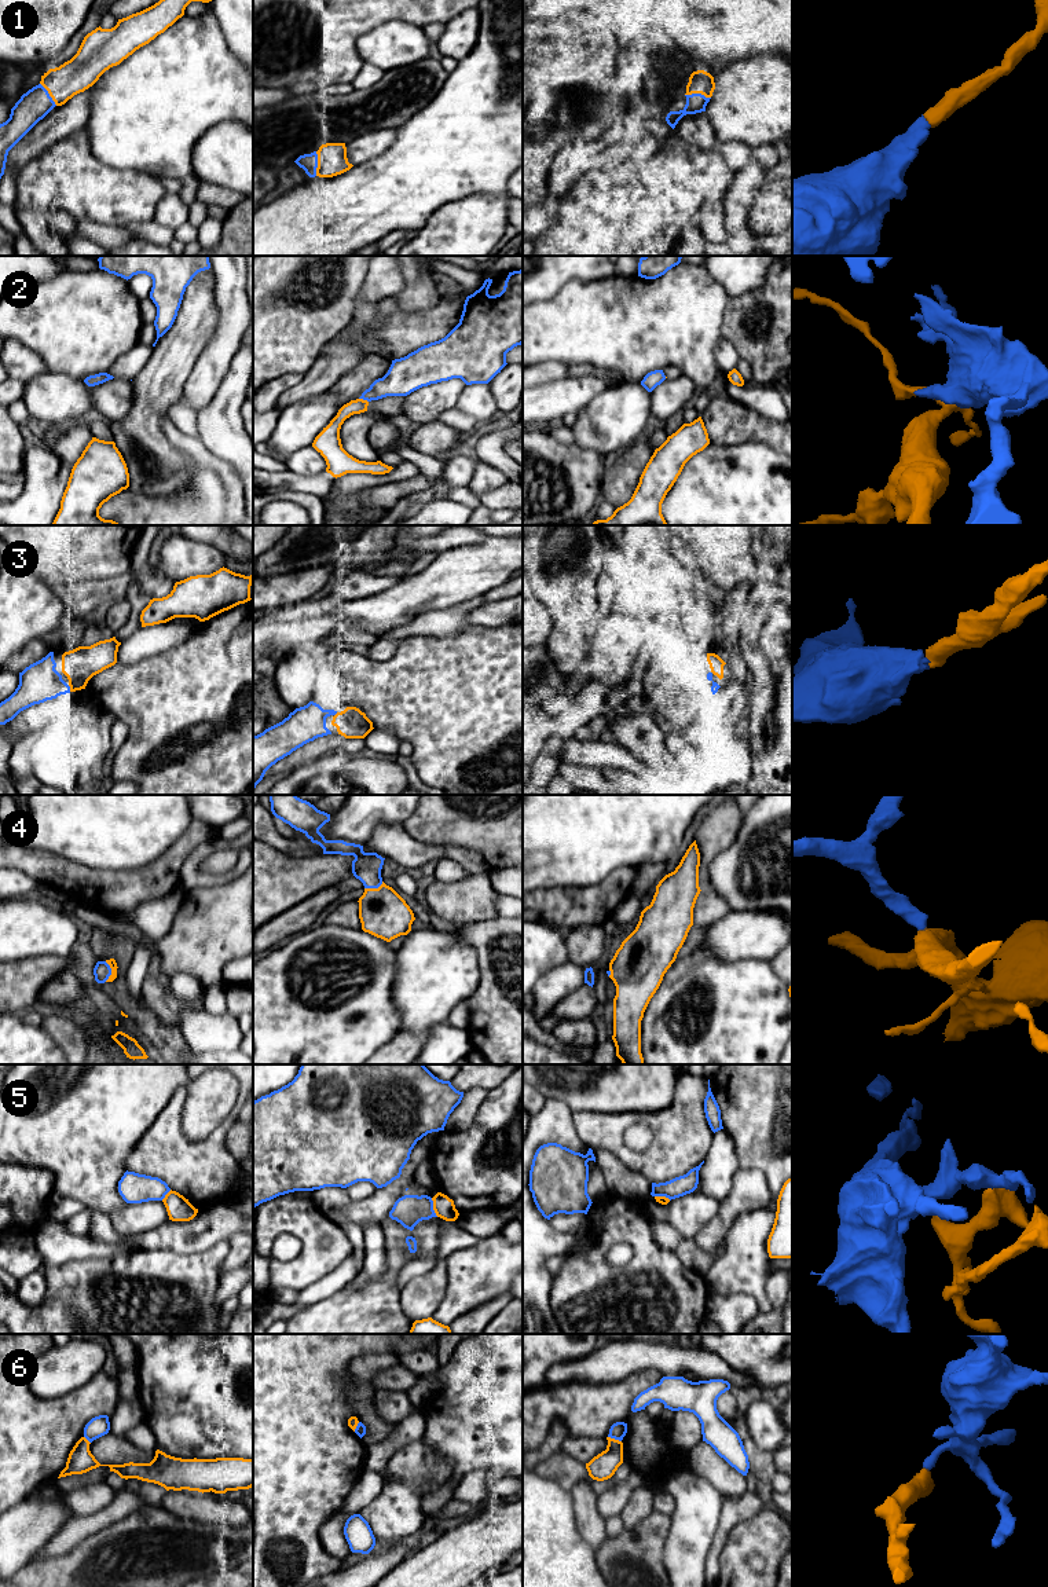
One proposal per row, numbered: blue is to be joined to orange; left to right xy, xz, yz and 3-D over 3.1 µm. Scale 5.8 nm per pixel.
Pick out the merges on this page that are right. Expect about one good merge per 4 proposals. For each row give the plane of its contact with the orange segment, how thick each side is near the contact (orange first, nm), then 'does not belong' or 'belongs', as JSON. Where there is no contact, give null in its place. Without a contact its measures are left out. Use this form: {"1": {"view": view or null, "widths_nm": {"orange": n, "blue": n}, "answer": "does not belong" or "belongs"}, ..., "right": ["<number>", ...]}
{"1": {"view": "yz", "widths_nm": {"orange": 140, "blue": 110}, "answer": "belongs"}, "2": {"view": "xz", "widths_nm": {"orange": 90, "blue": 180}, "answer": "does not belong"}, "3": {"view": "xy", "widths_nm": {"orange": 200, "blue": 220}, "answer": "belongs"}, "4": {"view": "xy", "widths_nm": {"orange": 50, "blue": 100}, "answer": "belongs"}, "5": {"view": "xz", "widths_nm": {"orange": 120, "blue": 180}, "answer": "does not belong"}, "6": {"view": "yz", "widths_nm": {"orange": 150, "blue": 100}, "answer": "does not belong"}, "right": ["1", "3", "4"]}

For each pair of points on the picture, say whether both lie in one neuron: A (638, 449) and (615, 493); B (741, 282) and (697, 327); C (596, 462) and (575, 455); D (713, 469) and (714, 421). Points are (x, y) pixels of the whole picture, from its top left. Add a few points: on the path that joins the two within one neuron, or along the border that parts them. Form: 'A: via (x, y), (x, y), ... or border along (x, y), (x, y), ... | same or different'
A: via (634, 460), (623, 471), (620, 482) | same
B: border along (708, 271), (729, 296) | different
C: via (590, 462), (581, 461) | same
D: border along (710, 440), (718, 444), (740, 444), (747, 442) | different

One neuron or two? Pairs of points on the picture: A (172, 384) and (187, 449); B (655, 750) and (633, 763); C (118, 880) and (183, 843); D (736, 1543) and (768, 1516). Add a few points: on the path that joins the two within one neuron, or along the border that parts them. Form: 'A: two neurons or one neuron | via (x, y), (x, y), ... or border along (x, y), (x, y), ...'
A: one neuron | via (158, 400), (158, 422), (171, 435)
B: two neurons | border along (614, 740), (649, 769)
C: one neuron | via (135, 880), (149, 880), (169, 860)
D: one neuron | via (744, 1539), (759, 1524)

